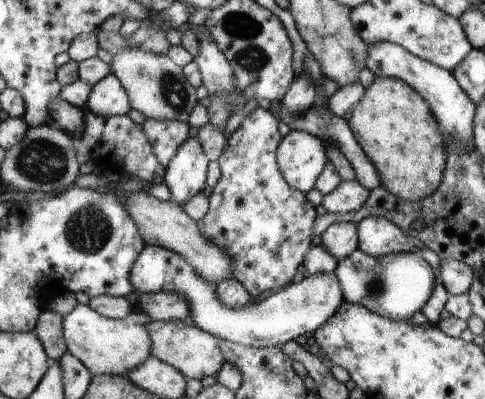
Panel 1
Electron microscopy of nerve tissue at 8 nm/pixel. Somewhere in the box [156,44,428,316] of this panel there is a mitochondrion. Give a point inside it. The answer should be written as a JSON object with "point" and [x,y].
{"point":[173,91]}

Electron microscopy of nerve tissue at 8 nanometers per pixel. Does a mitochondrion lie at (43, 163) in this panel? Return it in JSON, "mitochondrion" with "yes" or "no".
{"mitochondrion":"yes"}

